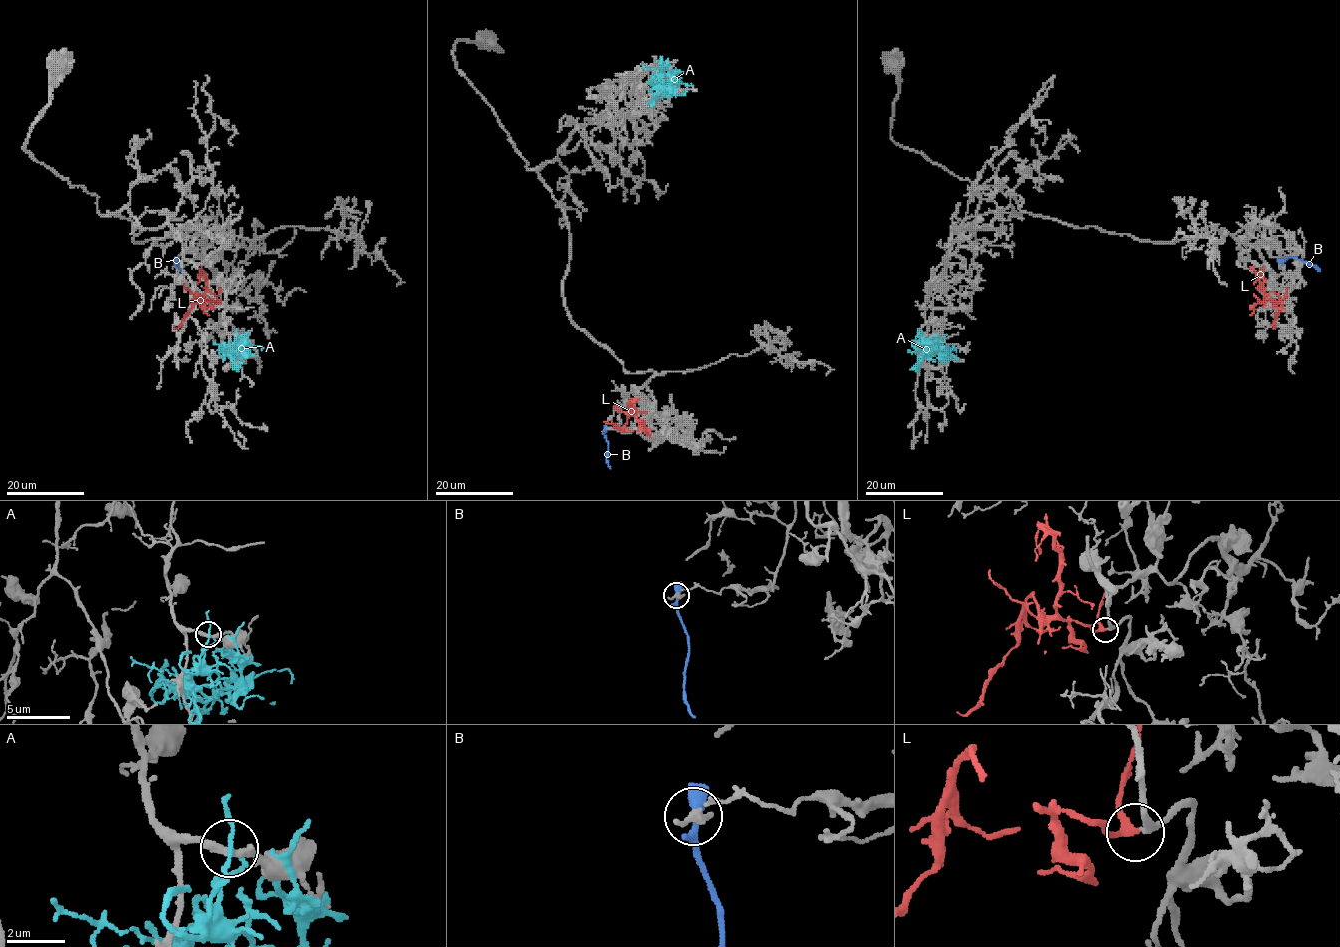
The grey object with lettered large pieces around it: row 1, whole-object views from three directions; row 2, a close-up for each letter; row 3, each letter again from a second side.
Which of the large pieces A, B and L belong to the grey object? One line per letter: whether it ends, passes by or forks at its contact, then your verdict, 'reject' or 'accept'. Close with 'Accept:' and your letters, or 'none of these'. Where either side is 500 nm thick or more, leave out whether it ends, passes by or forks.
A: it passes by; reject
B: it passes by; reject
L: it passes by; accept
Accept: L

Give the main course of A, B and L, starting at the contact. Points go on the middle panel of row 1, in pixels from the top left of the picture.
A: (666, 65), (663, 65), (668, 73), (657, 82), (659, 88), (651, 106)
B: (604, 431), (608, 450), (606, 462), (610, 467)
L: (649, 430), (641, 420), (630, 415), (622, 430), (604, 422)

